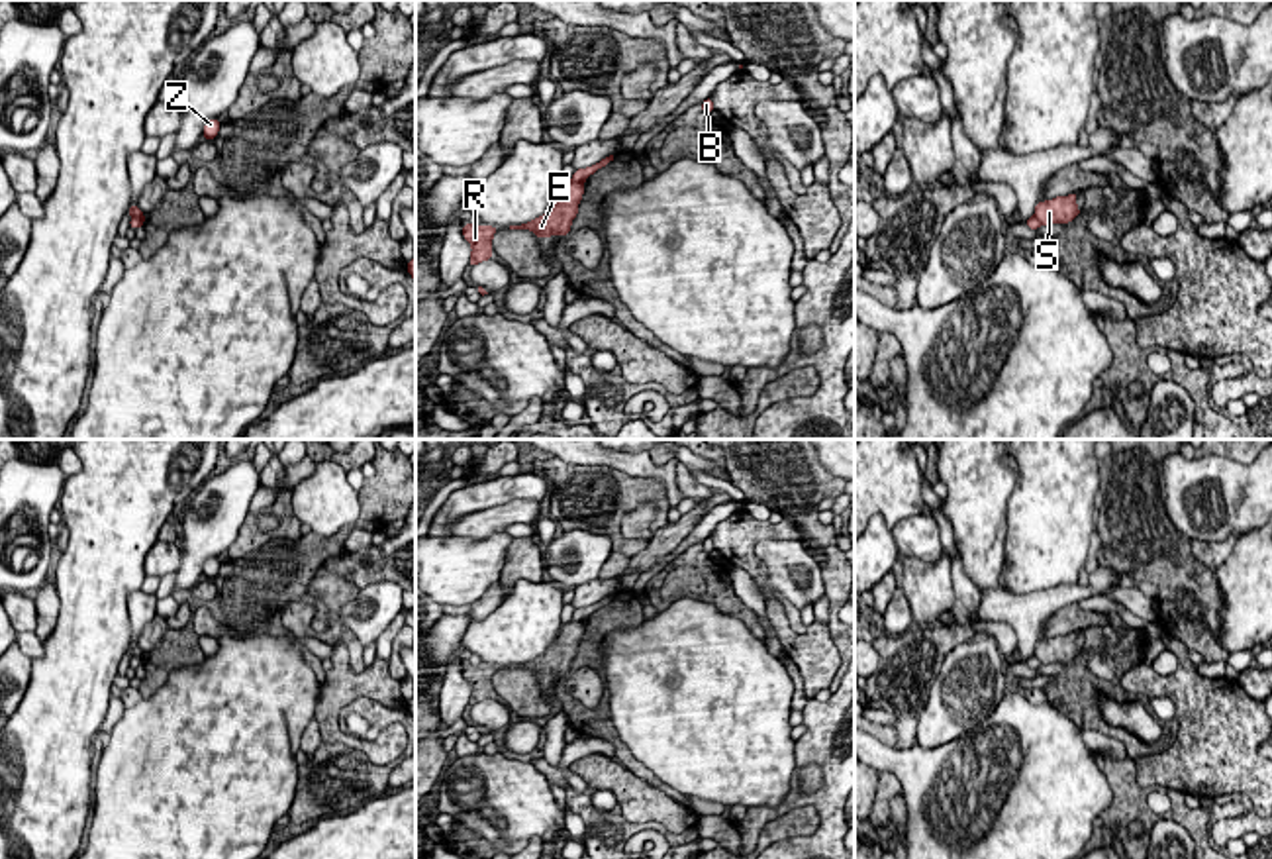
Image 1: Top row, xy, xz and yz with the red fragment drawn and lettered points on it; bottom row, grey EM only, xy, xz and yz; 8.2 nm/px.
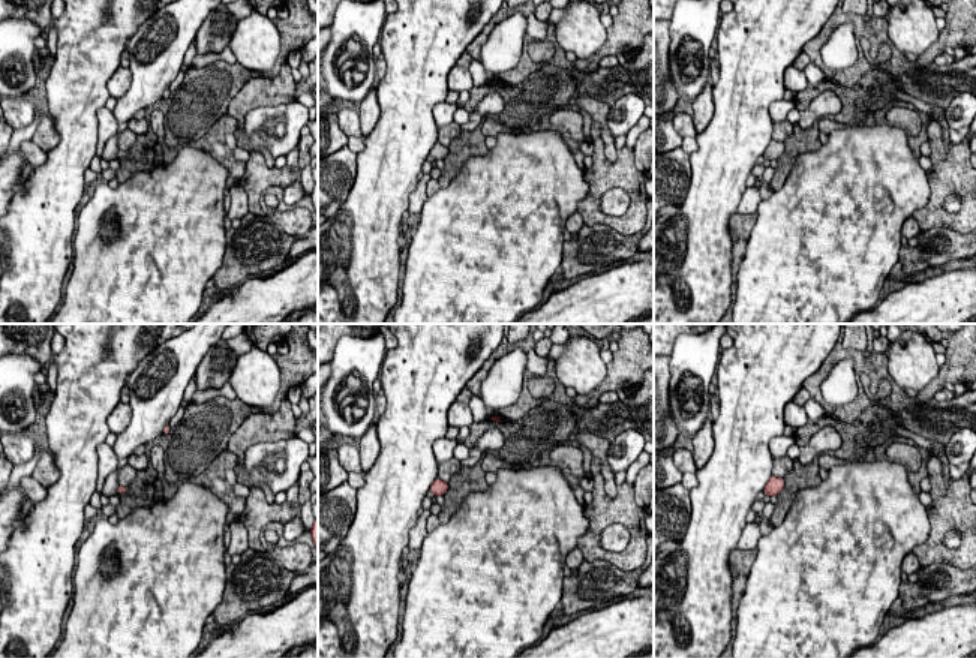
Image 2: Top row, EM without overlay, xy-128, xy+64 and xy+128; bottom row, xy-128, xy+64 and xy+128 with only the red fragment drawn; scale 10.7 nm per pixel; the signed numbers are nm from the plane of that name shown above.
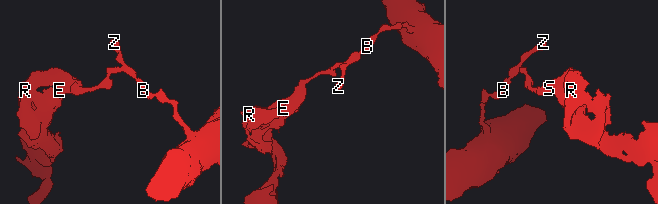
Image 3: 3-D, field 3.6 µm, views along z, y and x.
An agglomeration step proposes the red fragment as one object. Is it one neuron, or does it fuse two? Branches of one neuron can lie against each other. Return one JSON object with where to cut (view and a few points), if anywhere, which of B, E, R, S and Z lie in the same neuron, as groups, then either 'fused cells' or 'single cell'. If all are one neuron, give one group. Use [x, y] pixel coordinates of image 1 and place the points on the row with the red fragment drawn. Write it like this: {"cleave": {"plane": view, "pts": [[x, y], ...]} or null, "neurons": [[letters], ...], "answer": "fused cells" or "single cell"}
{"cleave": {"plane": "xz", "pts": [[571, 181], [583, 183]]}, "neurons": [["B", "Z"], ["E", "R", "S"]], "answer": "fused cells"}

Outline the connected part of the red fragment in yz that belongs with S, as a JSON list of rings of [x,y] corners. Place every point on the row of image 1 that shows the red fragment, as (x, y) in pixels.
[[[1072,192],[1068,196],[1056,196],[1047,202],[1037,202],[1035,204],[1035,218],[1043,226],[1052,226],[1052,224],[1070,224],[1076,216],[1082,212],[1076,206],[1078,192]]]

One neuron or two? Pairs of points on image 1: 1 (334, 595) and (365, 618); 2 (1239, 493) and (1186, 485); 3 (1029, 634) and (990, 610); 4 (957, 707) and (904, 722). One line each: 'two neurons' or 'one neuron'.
1: two neurons
2: one neuron
3: one neuron
4: two neurons

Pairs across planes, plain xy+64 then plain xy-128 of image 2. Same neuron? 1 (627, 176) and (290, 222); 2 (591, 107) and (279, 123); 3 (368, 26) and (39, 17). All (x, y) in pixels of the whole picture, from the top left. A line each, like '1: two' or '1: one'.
1: one
2: two
3: two

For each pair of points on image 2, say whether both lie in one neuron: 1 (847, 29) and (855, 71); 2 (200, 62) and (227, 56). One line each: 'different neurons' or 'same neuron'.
1: different neurons
2: same neuron

